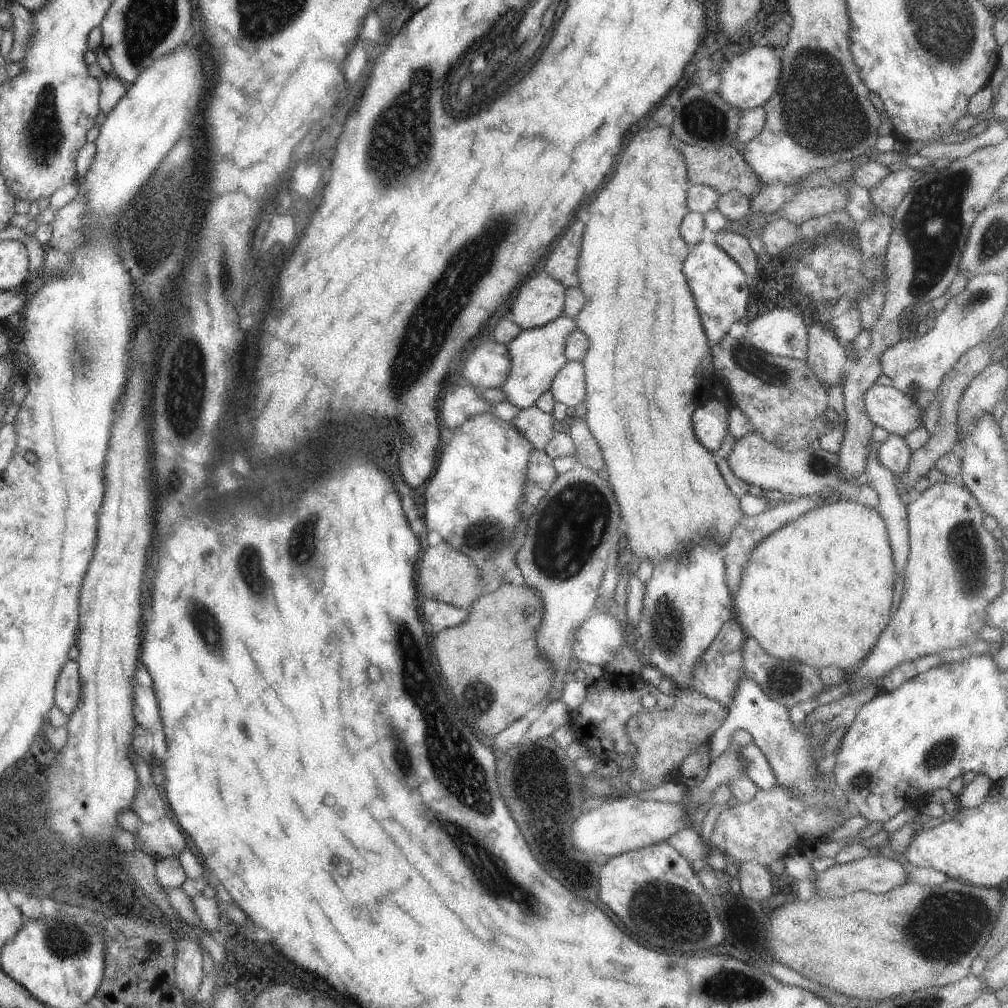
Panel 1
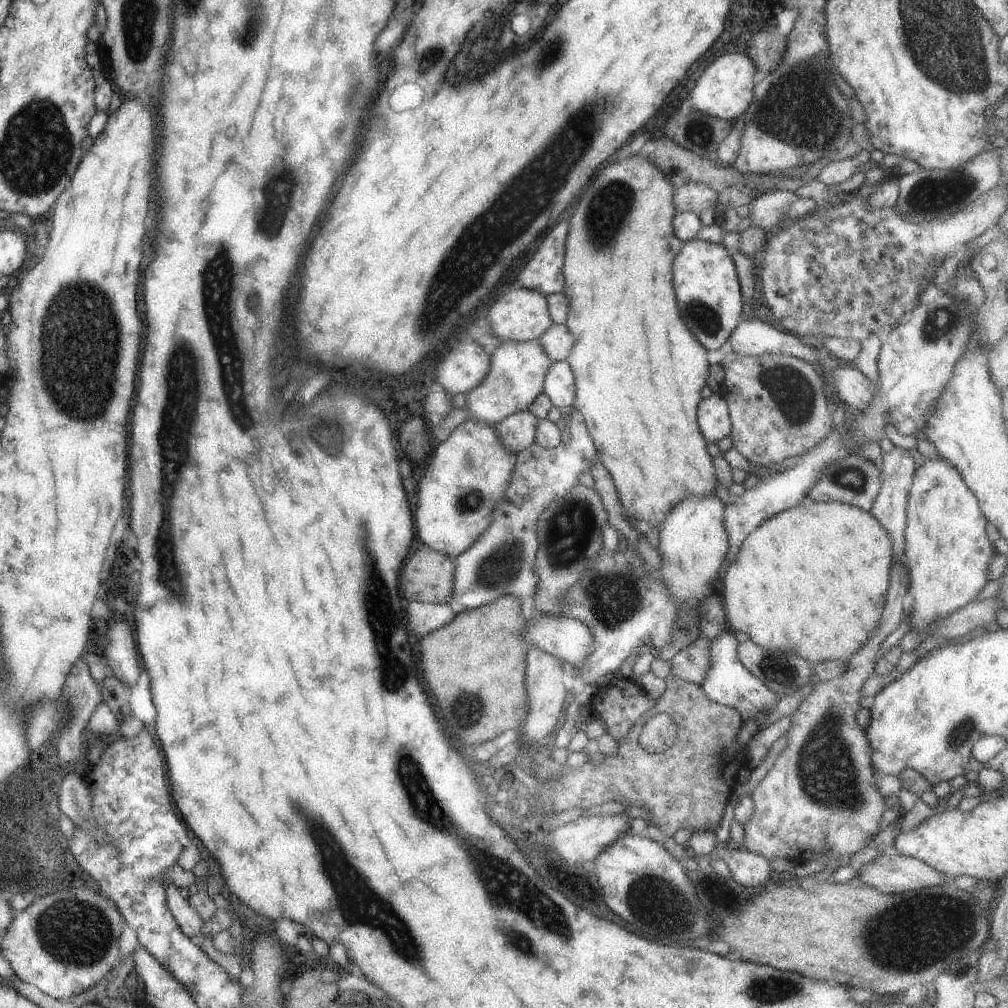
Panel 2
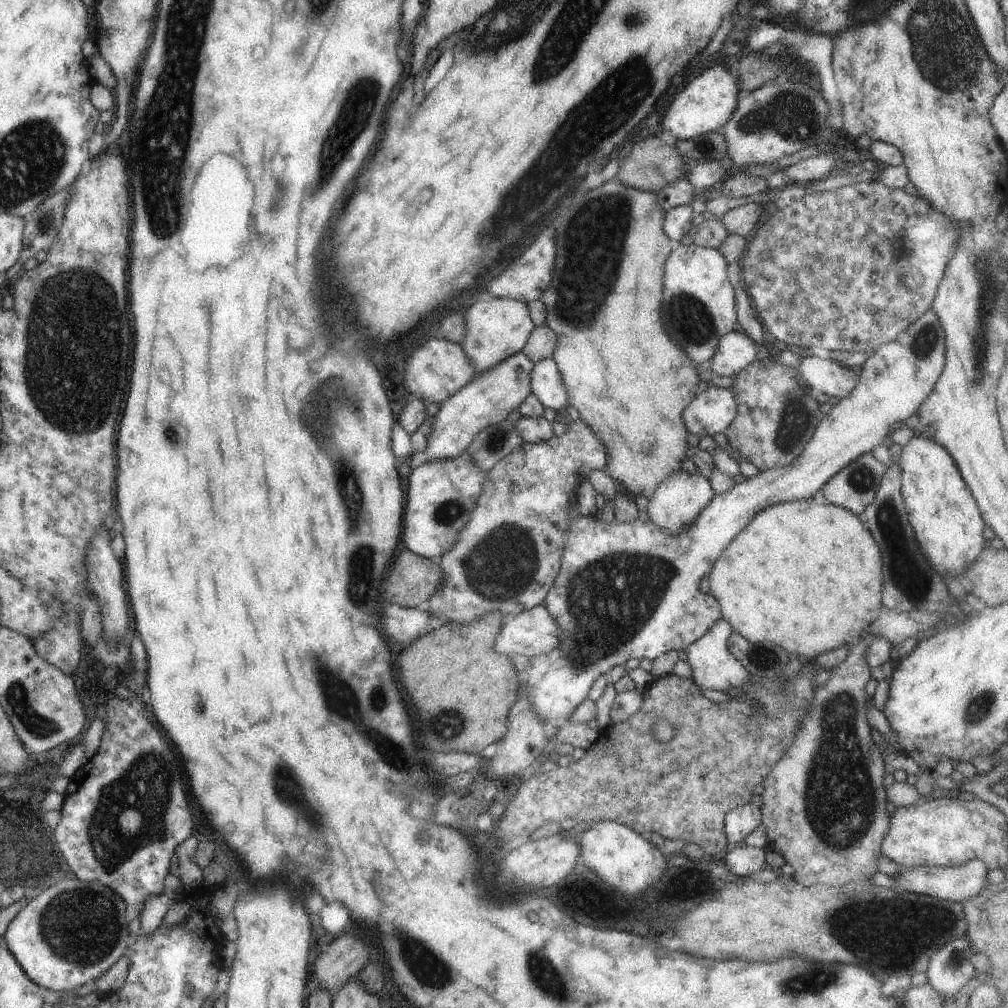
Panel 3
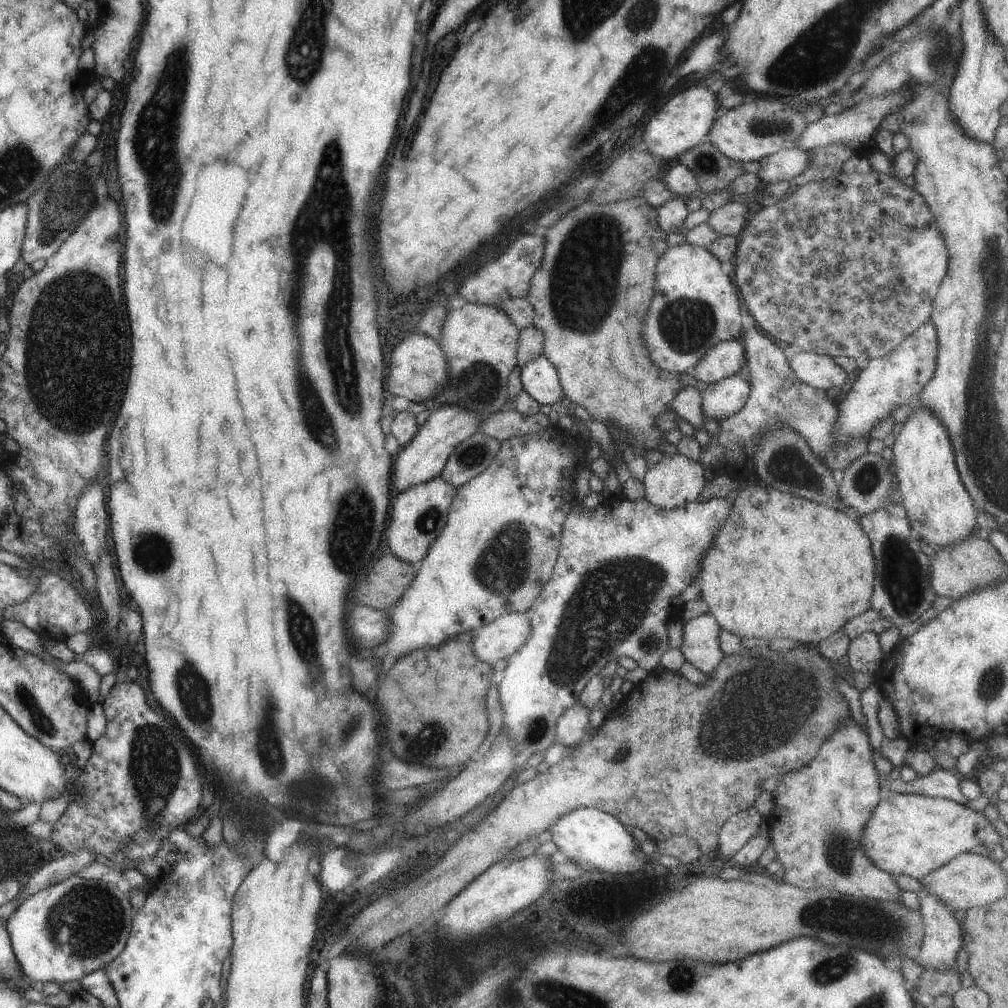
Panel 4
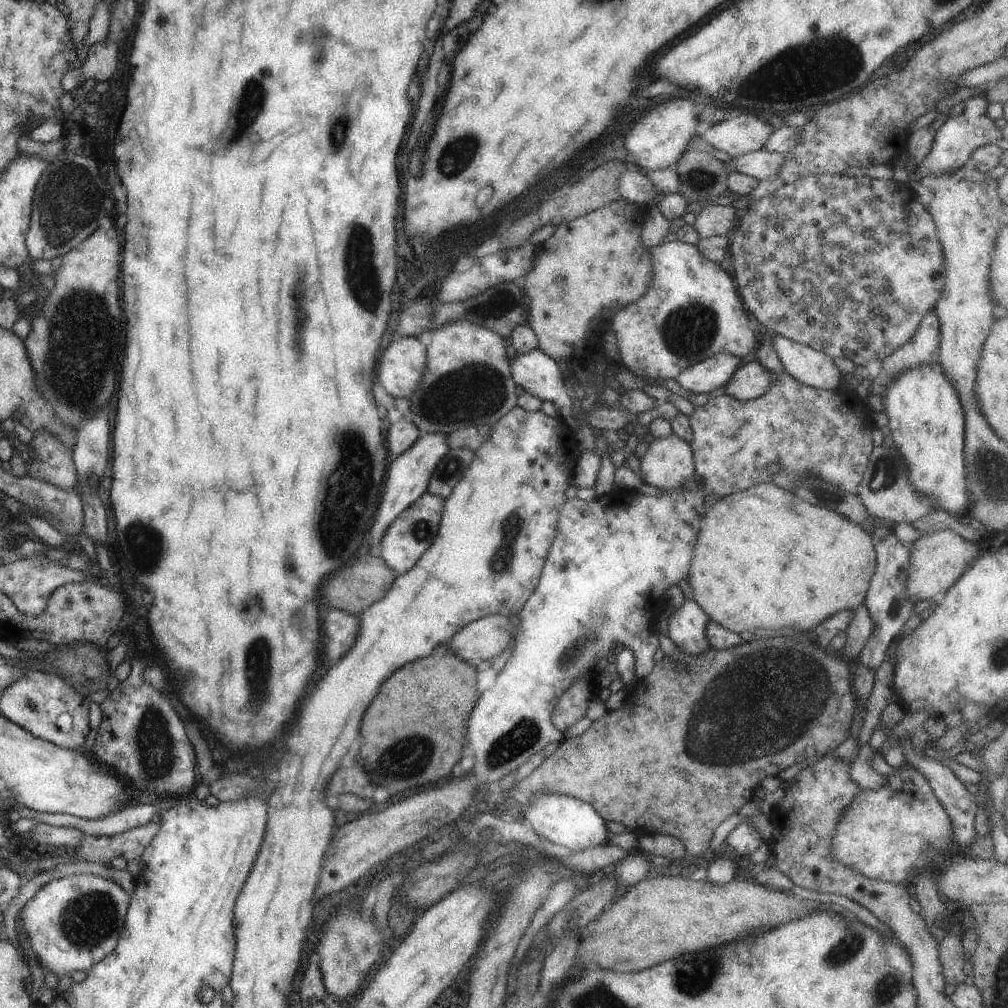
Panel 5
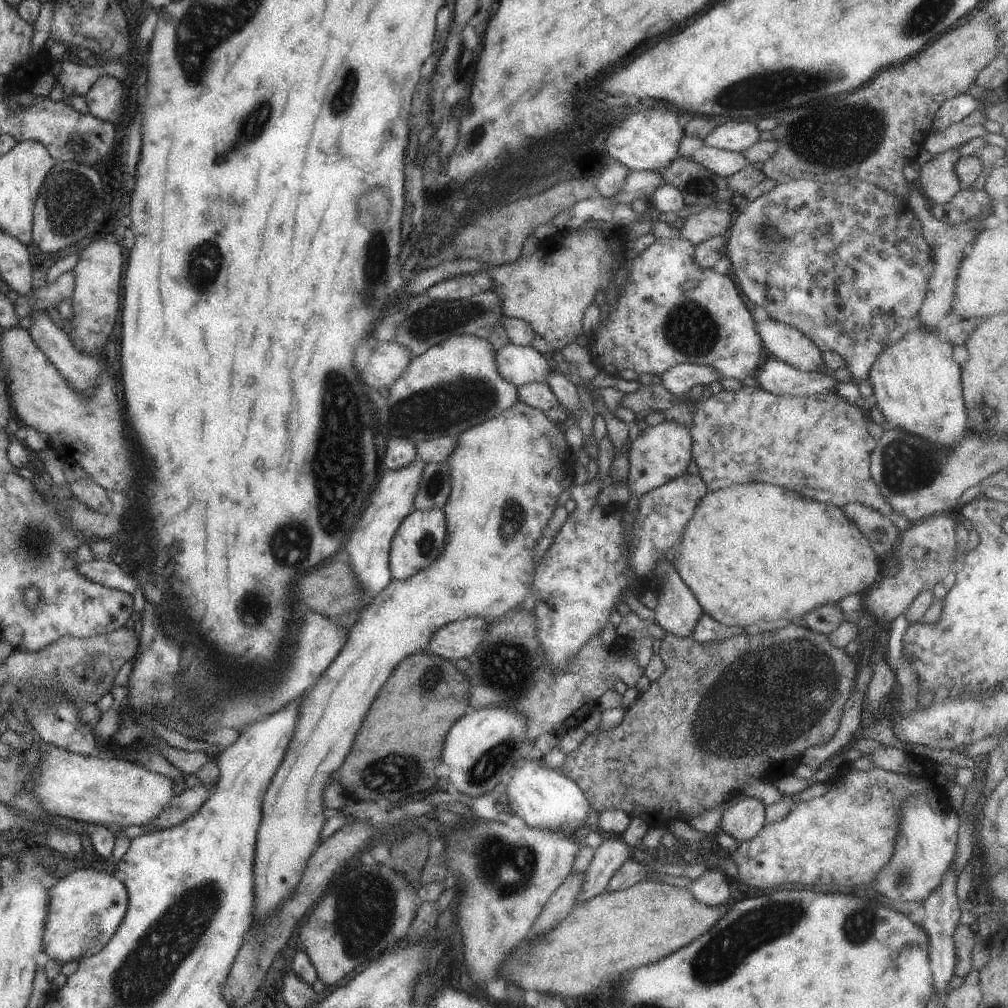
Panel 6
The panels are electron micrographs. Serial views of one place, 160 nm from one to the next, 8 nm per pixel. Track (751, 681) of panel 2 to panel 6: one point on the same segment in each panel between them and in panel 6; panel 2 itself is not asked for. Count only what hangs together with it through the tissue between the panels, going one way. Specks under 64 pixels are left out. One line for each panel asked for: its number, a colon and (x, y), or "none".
3: (712, 666)
4: (700, 647)
5: (685, 628)
6: (676, 612)

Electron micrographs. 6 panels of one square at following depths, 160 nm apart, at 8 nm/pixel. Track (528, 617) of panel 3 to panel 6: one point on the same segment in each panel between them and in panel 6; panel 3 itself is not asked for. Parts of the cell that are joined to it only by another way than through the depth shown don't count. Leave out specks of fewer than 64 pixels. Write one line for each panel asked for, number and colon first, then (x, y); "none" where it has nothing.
4: (505, 635)
5: (484, 638)
6: (456, 640)

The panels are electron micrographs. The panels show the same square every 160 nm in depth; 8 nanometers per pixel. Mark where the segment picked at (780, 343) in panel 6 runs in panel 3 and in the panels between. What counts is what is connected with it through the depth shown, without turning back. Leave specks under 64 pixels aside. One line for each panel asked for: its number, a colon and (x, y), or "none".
3: (826, 376)
4: (819, 371)
5: (806, 365)

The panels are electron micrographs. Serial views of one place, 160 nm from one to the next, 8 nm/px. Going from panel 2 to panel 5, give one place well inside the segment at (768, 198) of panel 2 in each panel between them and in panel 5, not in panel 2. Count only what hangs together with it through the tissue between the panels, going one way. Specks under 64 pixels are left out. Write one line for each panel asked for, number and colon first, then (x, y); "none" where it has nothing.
3: (741, 220)
4: (730, 219)
5: (712, 220)

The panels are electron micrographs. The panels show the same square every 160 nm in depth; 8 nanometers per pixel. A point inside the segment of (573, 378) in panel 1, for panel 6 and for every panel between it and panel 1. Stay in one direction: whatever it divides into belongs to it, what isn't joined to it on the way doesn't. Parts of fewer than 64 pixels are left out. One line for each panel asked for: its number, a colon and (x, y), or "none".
2: (558, 386)
3: (545, 380)
4: (538, 378)
5: (533, 372)
6: (518, 365)

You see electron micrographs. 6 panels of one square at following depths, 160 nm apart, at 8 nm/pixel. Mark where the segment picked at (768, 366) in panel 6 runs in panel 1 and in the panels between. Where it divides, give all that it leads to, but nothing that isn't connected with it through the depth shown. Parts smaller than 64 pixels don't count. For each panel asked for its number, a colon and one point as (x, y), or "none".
1: (709, 421)
2: (712, 417)
3: (711, 411)
4: (722, 398)
5: (750, 379)

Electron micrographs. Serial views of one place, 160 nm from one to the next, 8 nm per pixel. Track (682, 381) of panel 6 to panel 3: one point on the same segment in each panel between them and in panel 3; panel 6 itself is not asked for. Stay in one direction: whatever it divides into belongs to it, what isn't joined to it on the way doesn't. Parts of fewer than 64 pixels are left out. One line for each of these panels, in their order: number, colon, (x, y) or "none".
3: (735, 350)
4: (726, 358)
5: (708, 374)

